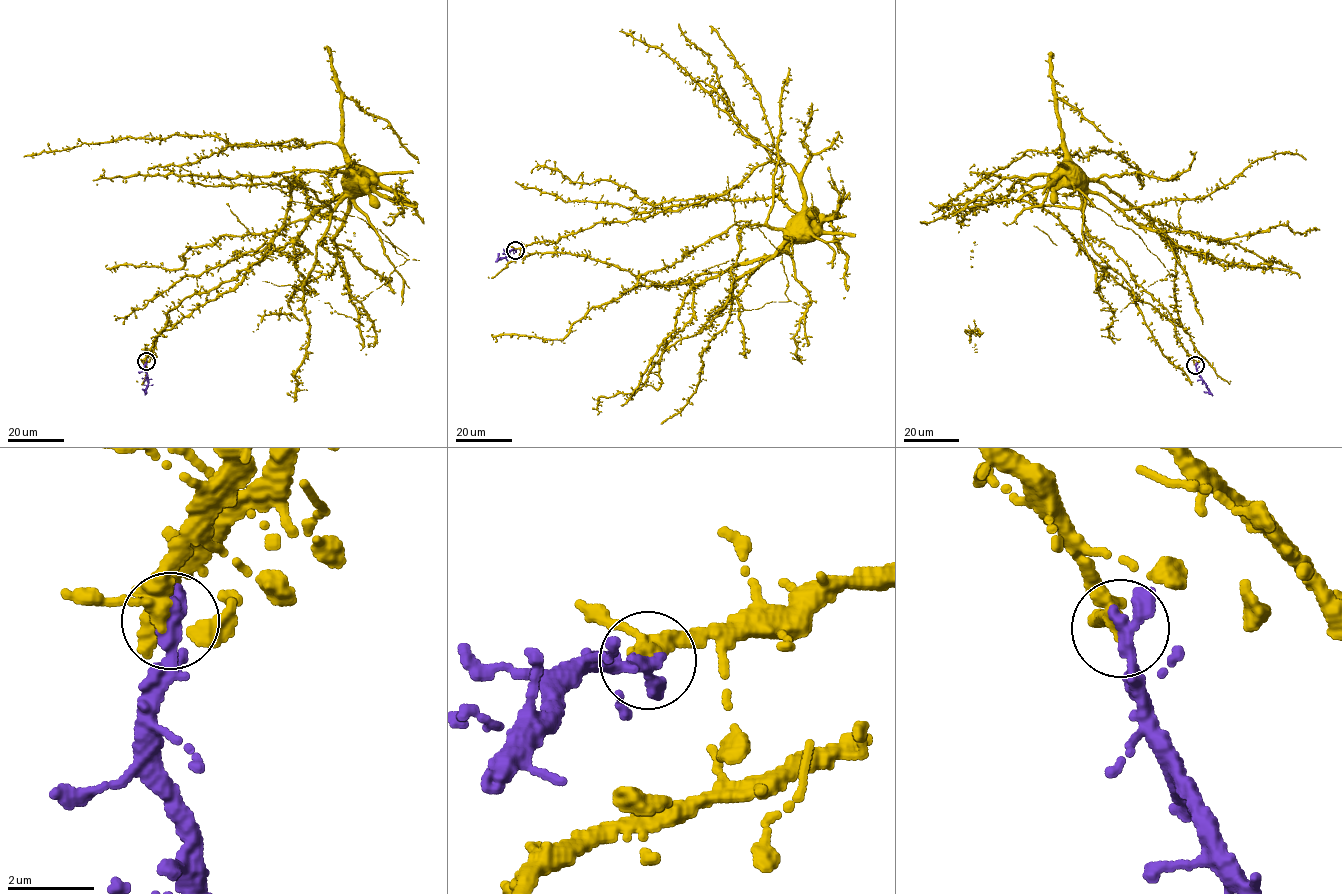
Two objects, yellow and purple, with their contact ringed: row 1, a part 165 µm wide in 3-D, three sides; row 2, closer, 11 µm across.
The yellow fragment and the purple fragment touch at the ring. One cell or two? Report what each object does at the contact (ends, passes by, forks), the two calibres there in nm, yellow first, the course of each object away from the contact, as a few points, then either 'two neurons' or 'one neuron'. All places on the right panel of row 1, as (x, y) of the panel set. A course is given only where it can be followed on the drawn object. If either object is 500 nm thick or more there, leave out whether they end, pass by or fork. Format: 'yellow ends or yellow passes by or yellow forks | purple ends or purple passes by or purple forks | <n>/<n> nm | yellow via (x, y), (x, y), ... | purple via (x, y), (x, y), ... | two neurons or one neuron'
yellow passes by | purple passes by | 320/320 nm | yellow via (1195, 364), (1175, 331), (1182, 326), (1175, 309), (1172, 245), (1098, 181), (1055, 178) | purple via (1196, 364), (1201, 379), (1213, 395) | one neuron

